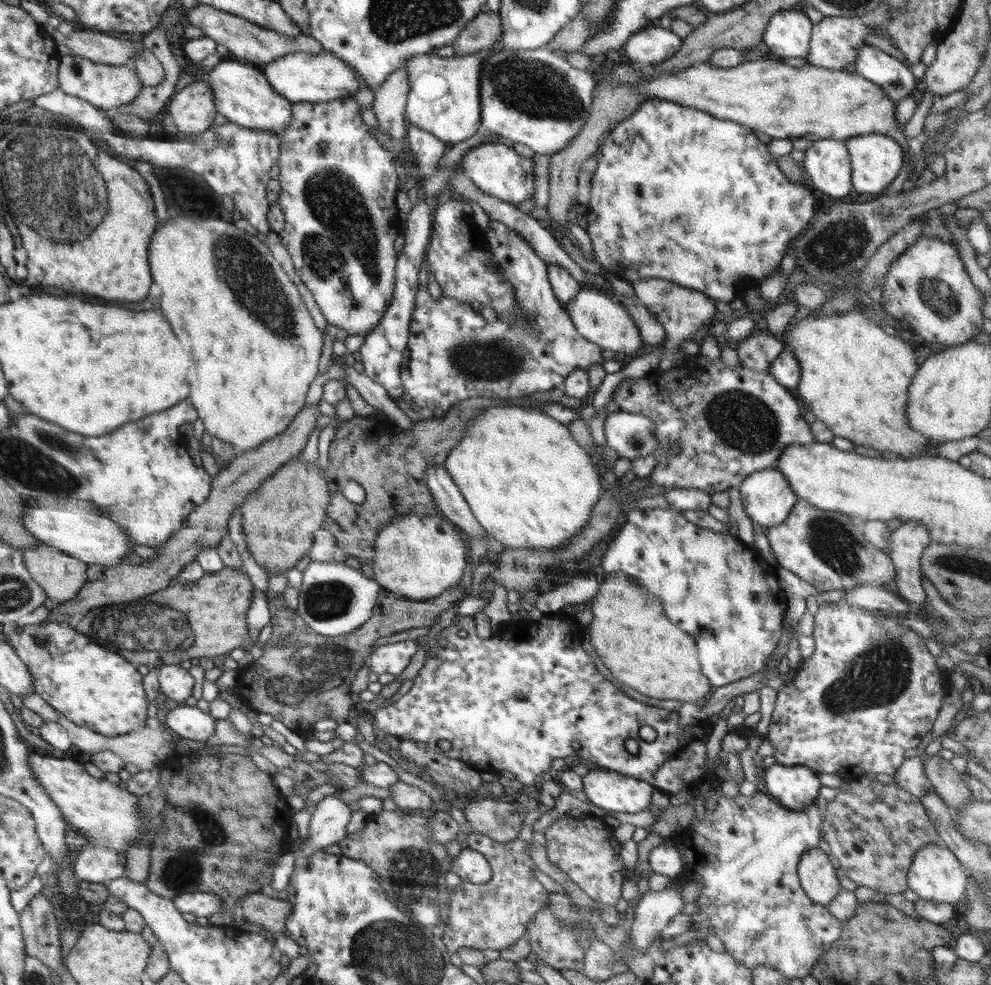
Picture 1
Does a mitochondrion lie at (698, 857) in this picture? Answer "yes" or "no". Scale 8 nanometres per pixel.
no

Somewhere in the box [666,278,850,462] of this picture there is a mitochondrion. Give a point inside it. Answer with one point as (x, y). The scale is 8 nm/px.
(743, 420)

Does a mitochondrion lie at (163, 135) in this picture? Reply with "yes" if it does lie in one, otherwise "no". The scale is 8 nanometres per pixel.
no

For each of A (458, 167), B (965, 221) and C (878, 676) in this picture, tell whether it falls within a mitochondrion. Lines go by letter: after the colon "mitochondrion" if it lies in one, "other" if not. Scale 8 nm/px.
A: other
B: other
C: mitochondrion

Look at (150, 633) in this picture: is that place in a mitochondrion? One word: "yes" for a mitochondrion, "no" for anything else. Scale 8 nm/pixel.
yes

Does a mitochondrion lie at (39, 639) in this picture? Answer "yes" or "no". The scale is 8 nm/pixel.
yes

